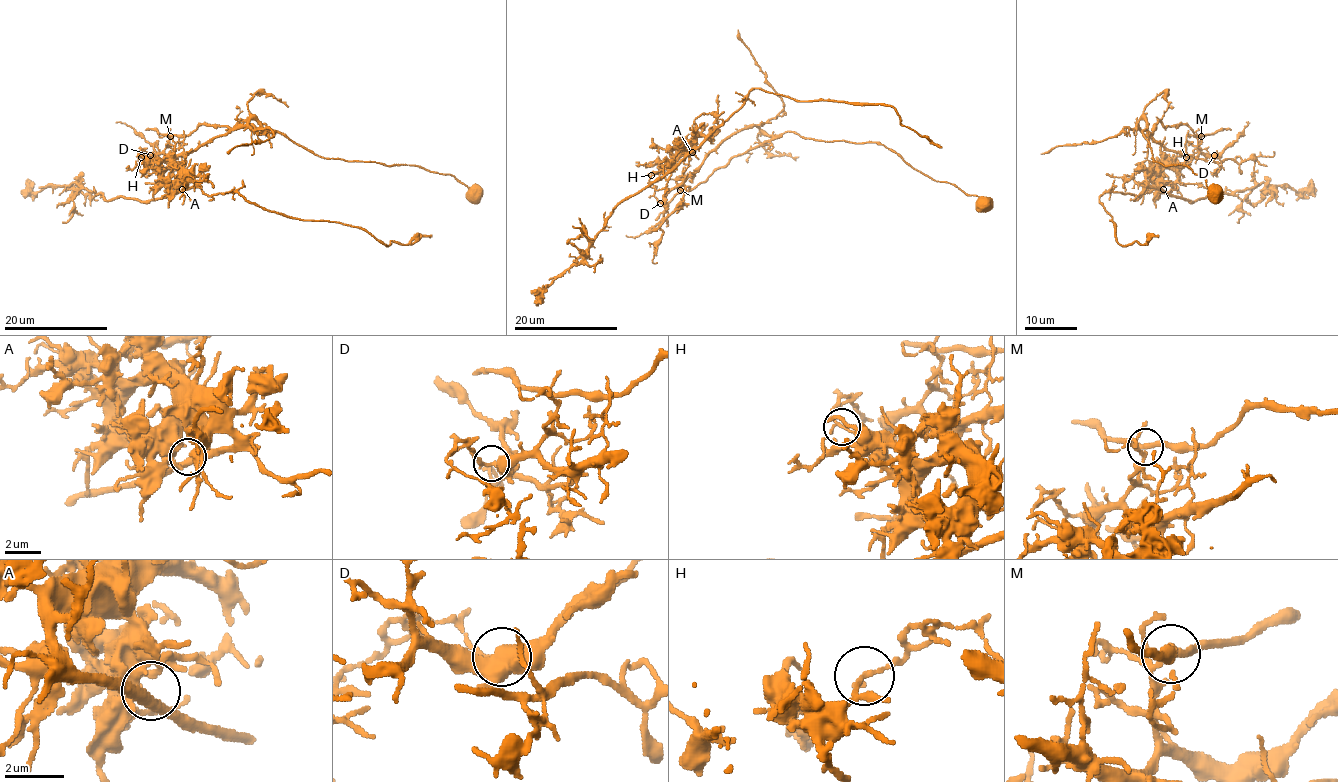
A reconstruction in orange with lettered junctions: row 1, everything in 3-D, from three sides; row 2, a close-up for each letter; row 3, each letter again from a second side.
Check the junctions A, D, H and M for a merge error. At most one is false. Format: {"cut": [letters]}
{"cut": ["H"]}

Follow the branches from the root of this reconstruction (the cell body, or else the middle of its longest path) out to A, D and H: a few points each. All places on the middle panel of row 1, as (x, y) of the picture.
A: (983, 202), (874, 142), (768, 135), (746, 126), (724, 138), (685, 179), (688, 148), (692, 152)
D: (983, 202), (925, 176), (874, 142), (815, 141), (793, 132), (768, 135), (746, 126), (724, 138), (660, 203)
H: (983, 202), (874, 142), (768, 135), (756, 126), (724, 138), (660, 202), (651, 176)

